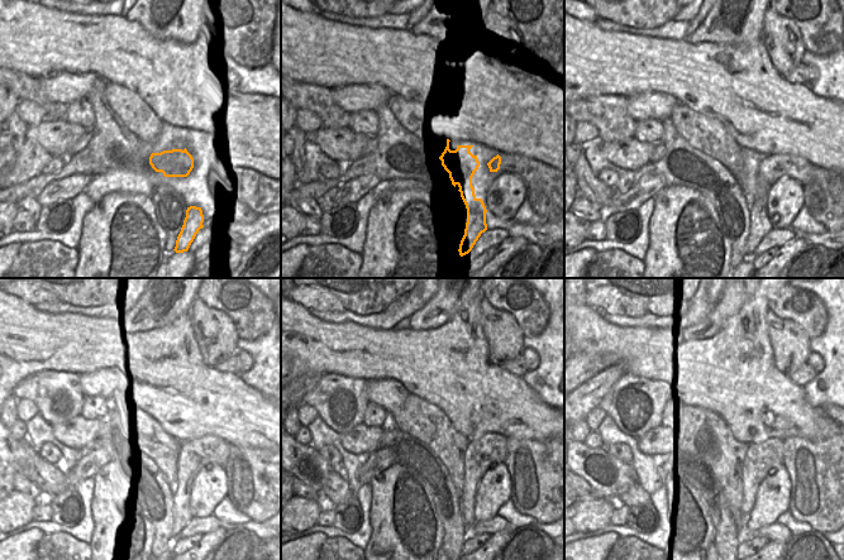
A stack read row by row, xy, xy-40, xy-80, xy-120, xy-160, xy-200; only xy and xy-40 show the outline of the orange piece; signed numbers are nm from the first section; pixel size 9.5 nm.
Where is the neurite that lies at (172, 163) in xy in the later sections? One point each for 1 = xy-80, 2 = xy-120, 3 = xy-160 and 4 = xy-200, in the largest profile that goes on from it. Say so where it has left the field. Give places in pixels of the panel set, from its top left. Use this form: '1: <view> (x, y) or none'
1: xy-80 (756, 172)
2: xy-120 (195, 455)
3: xy-160 (480, 454)
4: xy-200 (762, 455)

